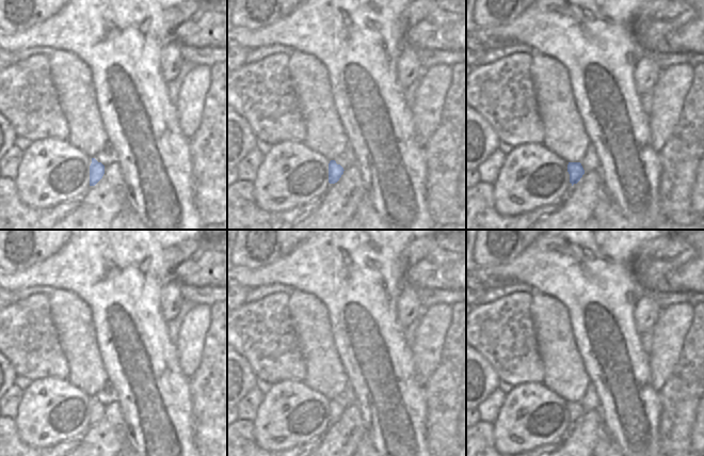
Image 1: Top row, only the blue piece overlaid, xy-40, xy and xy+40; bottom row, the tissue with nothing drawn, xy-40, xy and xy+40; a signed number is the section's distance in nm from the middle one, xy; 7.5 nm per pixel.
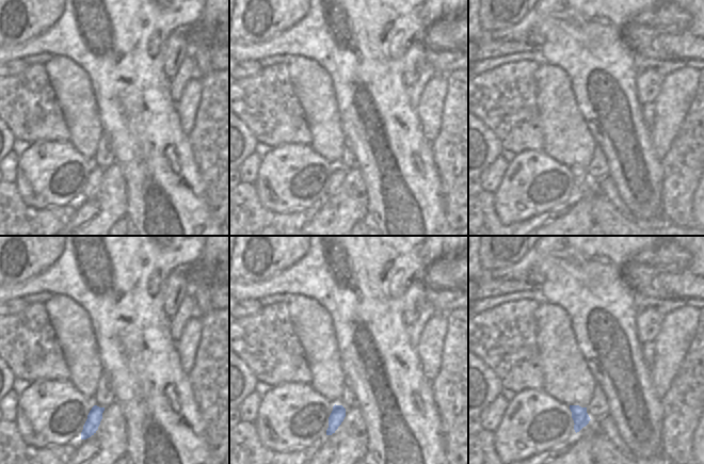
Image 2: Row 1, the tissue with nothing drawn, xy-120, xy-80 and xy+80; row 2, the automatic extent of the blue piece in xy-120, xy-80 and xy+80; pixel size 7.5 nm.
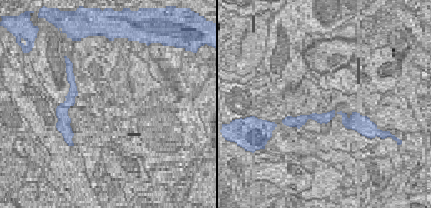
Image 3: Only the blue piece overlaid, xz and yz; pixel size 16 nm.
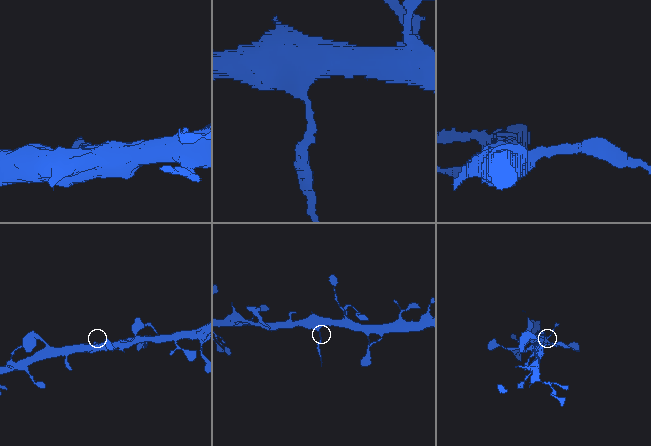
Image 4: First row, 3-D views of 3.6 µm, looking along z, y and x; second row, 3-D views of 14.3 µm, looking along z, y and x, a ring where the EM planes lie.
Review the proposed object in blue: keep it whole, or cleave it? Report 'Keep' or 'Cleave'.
Cleave

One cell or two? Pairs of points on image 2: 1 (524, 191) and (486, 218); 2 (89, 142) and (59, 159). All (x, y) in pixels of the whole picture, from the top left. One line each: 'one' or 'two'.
1: two
2: two

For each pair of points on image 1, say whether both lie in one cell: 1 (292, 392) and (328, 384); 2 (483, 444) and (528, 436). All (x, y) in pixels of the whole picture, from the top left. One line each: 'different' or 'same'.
1: different
2: different

